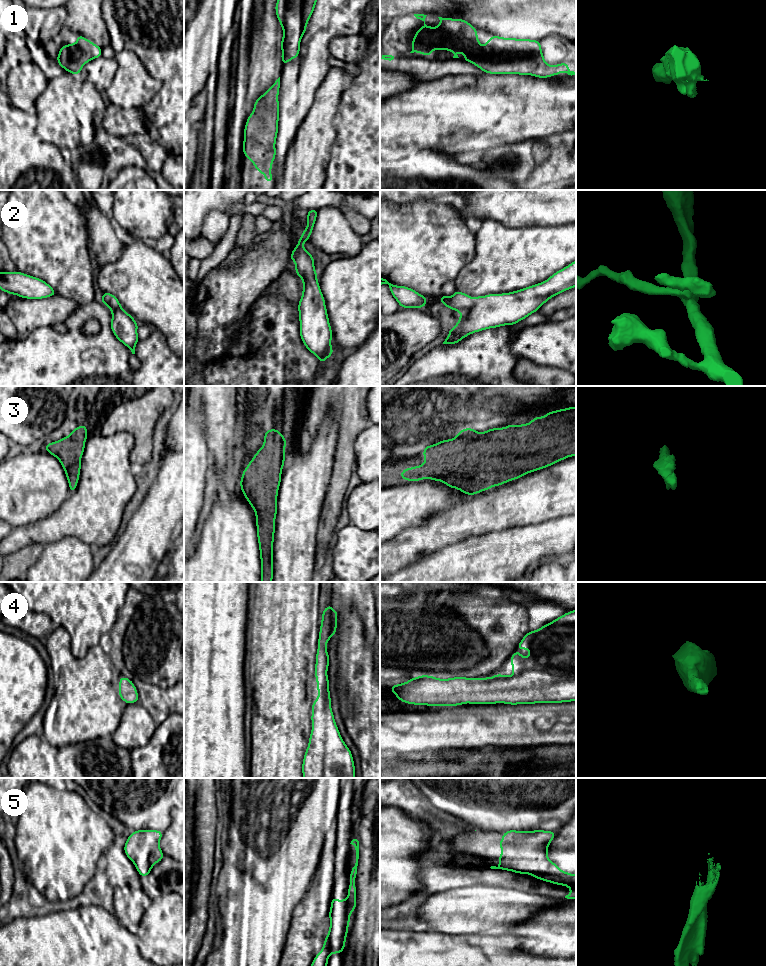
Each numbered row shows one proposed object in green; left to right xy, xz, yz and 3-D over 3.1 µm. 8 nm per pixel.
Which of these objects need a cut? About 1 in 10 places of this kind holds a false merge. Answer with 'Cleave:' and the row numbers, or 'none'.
Cleave: none

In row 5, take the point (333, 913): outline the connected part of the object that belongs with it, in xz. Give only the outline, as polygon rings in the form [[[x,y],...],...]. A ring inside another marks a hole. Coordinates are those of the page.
[[[353,839],[351,843],[356,850],[356,863],[350,871],[350,885],[348,897],[345,900],[331,898],[331,908],[329,911],[330,928],[325,937],[322,950],[315,956],[311,966],[327,966],[330,954],[341,954],[345,948],[350,914],[356,909],[356,874],[359,859],[359,841]]]

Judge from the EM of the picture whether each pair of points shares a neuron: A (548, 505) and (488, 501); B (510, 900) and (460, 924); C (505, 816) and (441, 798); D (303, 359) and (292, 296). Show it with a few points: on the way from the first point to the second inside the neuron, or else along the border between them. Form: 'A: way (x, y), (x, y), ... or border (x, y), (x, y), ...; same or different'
A: way (533, 503), (503, 503); same
B: way (498, 909), (474, 910), (472, 912); same
C: way (489, 805), (461, 802), (457, 798); same
D: border (271, 295), (279, 295), (297, 304); different

